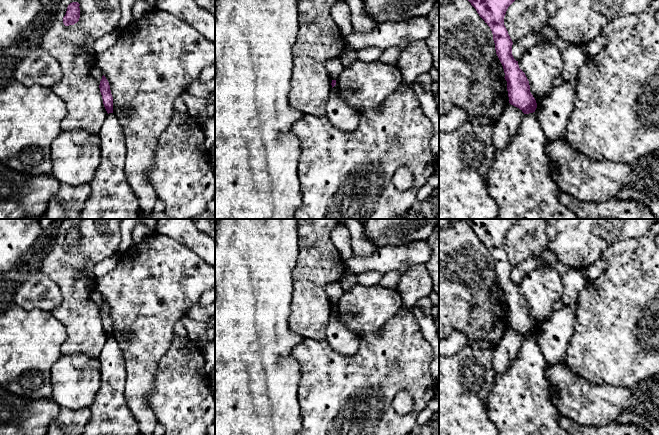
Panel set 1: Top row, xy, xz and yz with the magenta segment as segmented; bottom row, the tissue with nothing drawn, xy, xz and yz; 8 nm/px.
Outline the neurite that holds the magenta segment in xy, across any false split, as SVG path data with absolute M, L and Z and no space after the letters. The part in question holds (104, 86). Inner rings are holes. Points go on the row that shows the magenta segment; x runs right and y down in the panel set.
M104 75L102 76L102 79L100 81L99 88L107 113L113 113L113 97L111 94L109 82Z

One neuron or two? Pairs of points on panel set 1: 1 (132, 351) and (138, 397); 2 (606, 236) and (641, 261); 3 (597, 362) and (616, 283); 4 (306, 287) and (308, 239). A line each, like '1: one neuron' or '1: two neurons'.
1: one neuron
2: two neurons
3: one neuron
4: one neuron

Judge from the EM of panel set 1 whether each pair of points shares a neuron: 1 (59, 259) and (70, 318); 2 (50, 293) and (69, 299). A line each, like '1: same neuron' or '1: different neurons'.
1: same neuron
2: different neurons

